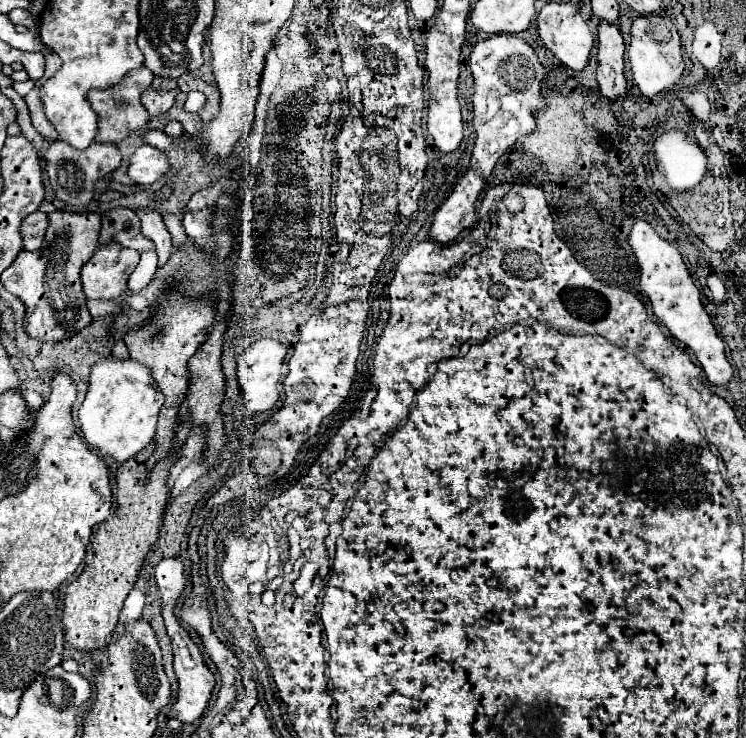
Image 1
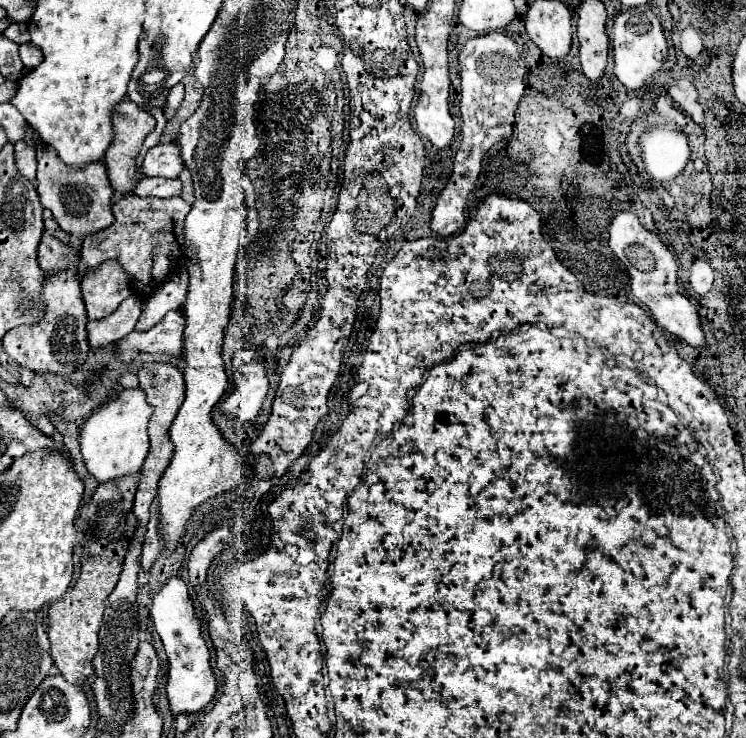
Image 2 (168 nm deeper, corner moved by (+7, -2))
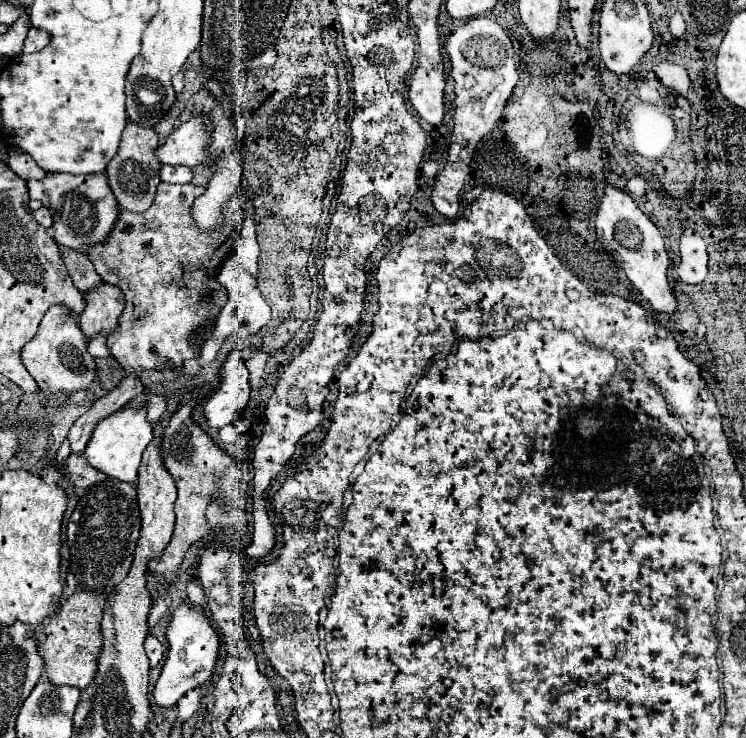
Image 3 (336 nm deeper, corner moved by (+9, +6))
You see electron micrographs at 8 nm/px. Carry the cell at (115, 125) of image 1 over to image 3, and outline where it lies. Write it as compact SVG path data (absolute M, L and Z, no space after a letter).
M131 122L123 130L119 150L113 156L113 160L107 164L107 170L105 170L109 186L111 186L113 194L115 194L121 210L129 210L133 214L143 214L153 204L155 190L157 190L157 186L161 182L159 180L161 162L155 156L157 140L159 138L157 138L155 130L151 130L151 128L139 128L139 126L131 124Z

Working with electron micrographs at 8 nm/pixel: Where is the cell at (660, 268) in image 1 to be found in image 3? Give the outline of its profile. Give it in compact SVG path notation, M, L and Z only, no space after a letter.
M607 184L603 190L601 202L595 206L595 238L605 248L605 252L613 252L613 260L623 268L633 286L649 300L651 308L657 312L675 312L677 300L667 280L669 254L665 250L665 242L661 238L657 226L645 216L635 200L625 194L621 188Z

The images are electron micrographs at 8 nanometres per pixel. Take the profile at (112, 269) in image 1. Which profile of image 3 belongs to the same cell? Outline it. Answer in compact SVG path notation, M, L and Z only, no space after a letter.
M101 284L91 294L85 294L87 308L79 318L79 328L87 340L93 340L97 334L109 334L117 328L119 316L123 312L125 300L117 286Z

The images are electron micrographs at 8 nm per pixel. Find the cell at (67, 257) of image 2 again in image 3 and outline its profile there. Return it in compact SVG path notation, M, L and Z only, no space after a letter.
M63 248L61 254L63 254L65 266L67 266L69 274L71 274L73 284L75 284L83 294L95 290L95 286L99 286L99 284L103 282L99 274L95 276L95 268L93 268L93 264L89 262L87 254L79 254L79 252L67 250L67 248Z

